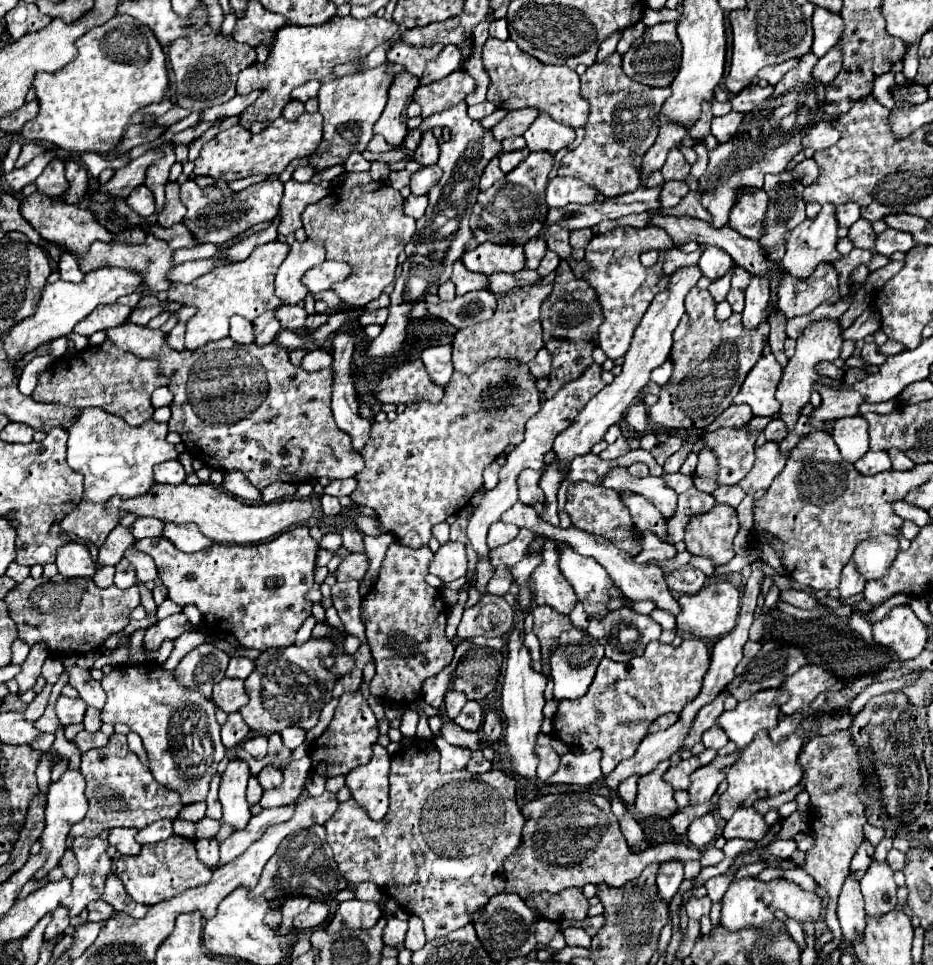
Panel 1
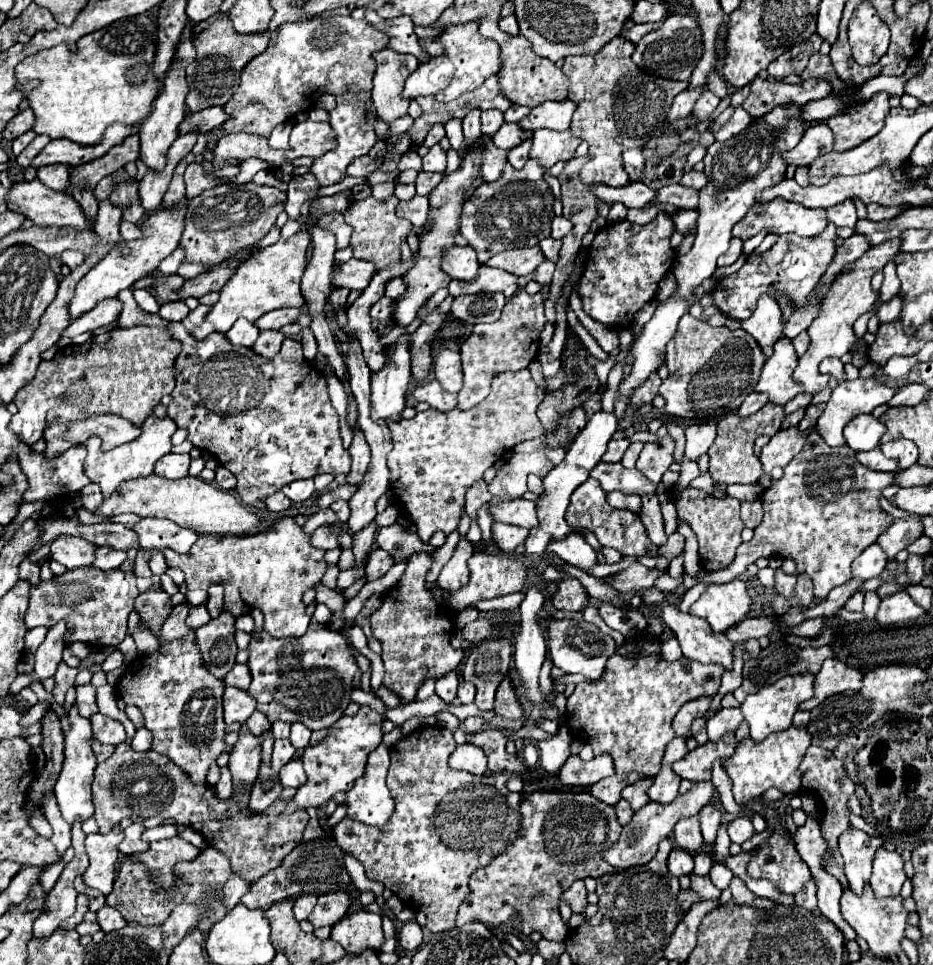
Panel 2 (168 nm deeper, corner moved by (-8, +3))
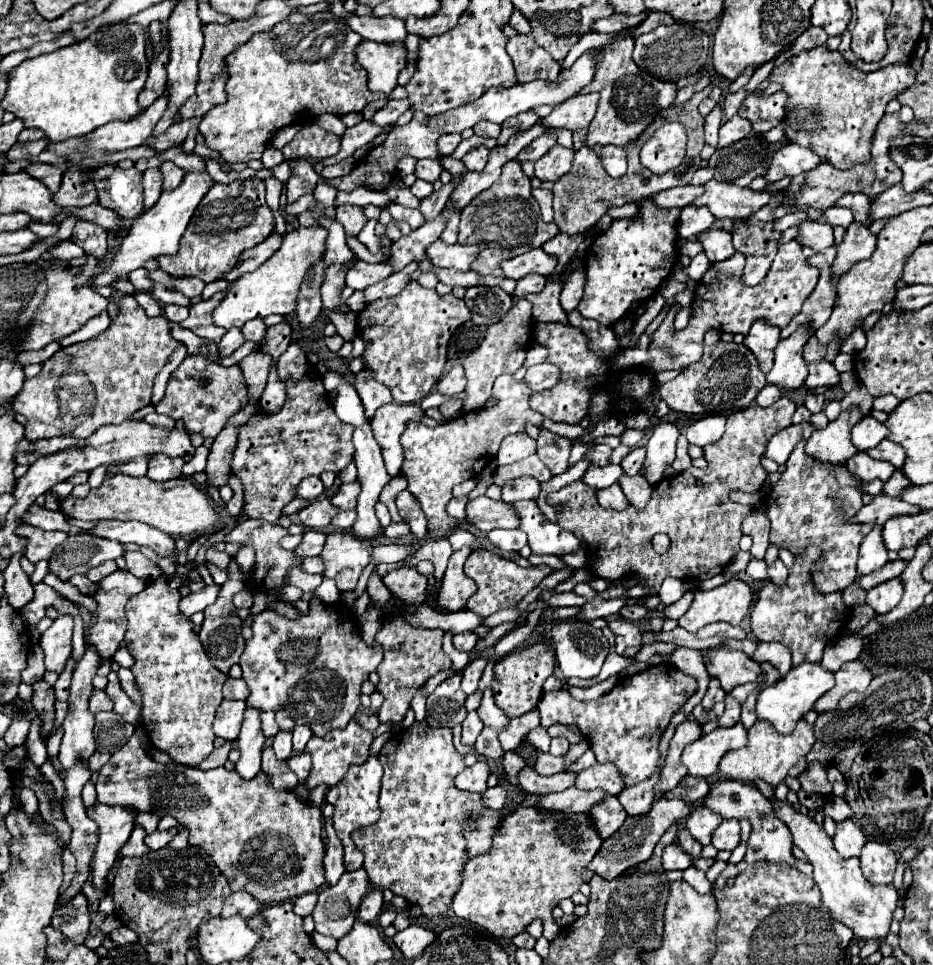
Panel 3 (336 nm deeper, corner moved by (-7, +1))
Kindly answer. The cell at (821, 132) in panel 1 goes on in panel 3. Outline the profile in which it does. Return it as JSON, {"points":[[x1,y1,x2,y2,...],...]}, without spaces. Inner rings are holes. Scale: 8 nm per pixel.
{"points":[[789,143,773,155,771,167,765,173,765,179,773,183,783,177,795,177,799,173,815,169,819,163,821,163,821,157,815,153,813,147,801,147,801,145]]}

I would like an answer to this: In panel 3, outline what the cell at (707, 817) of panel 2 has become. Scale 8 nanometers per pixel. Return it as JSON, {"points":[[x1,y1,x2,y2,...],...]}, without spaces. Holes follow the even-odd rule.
{"points":[[699,805,693,809,693,815,687,817,685,827,691,831,691,835,701,843,701,845,709,845,711,843,711,833,719,827,721,823,721,815,711,811,705,805]]}

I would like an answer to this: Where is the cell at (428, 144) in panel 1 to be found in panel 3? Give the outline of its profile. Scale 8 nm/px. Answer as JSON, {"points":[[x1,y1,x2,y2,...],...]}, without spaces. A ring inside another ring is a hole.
{"points":[[423,159,423,161,417,161,417,167,415,167,415,175,417,175,419,179,431,181,431,183,435,183,435,181,439,179,441,171,443,171,443,167,441,167,441,163,439,163,437,159]]}

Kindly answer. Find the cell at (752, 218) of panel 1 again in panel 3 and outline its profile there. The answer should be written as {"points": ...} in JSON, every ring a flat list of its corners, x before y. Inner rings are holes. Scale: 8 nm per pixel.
{"points":[[801,221,797,225,797,241,801,245,807,245,815,251,823,251,825,247,833,245,833,227,829,223,819,221]]}

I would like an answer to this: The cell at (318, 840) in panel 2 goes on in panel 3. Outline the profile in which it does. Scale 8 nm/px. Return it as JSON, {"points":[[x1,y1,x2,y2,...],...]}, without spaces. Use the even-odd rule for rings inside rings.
{"points":[[237,891,231,895,231,899,227,899,221,917,231,917,231,915,243,915,245,919,251,919,255,913,259,913,263,907,263,903,259,899,255,899,253,895,249,895,247,891]]}

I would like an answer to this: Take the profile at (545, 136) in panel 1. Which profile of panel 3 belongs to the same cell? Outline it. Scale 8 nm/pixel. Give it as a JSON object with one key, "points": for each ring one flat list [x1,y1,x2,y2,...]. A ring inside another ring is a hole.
{"points":[[563,145,551,147,539,161,535,161,535,177,541,181,555,181,571,169,575,151]]}

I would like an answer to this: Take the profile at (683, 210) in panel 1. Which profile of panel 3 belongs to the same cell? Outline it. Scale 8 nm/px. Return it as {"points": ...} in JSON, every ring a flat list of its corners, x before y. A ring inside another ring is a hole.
{"points":[[628,203,621,207,611,207,608,214,613,219,627,218,632,219,634,215,637,215,639,211,639,206,637,203]]}

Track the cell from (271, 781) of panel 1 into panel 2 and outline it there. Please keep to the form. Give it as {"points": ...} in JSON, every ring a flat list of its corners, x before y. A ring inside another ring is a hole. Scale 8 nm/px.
{"points":[[276,739,274,753,272,753,272,769,278,771,282,765,286,765,294,757,296,749,292,747,290,739]]}

